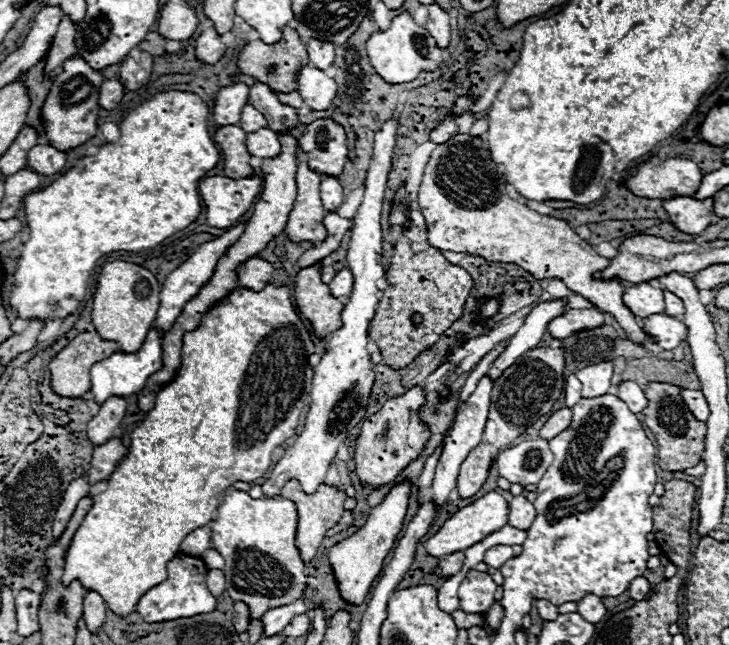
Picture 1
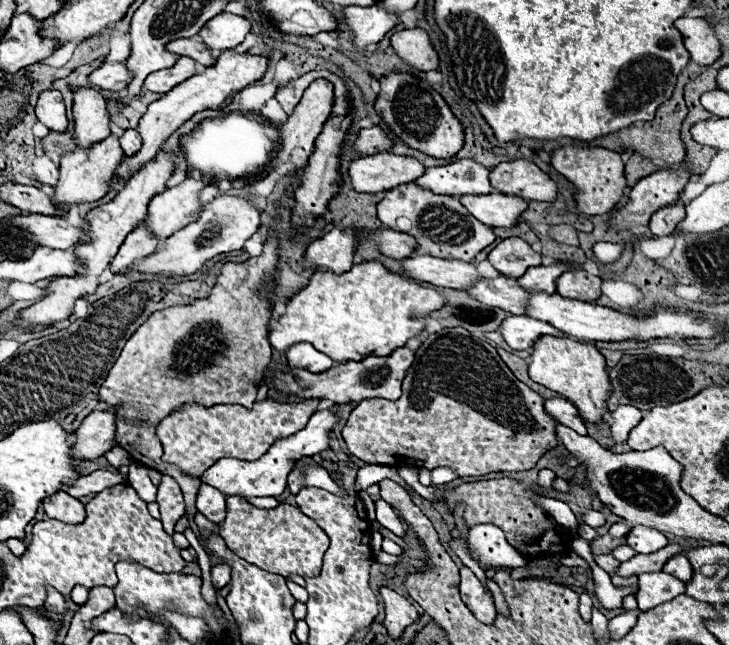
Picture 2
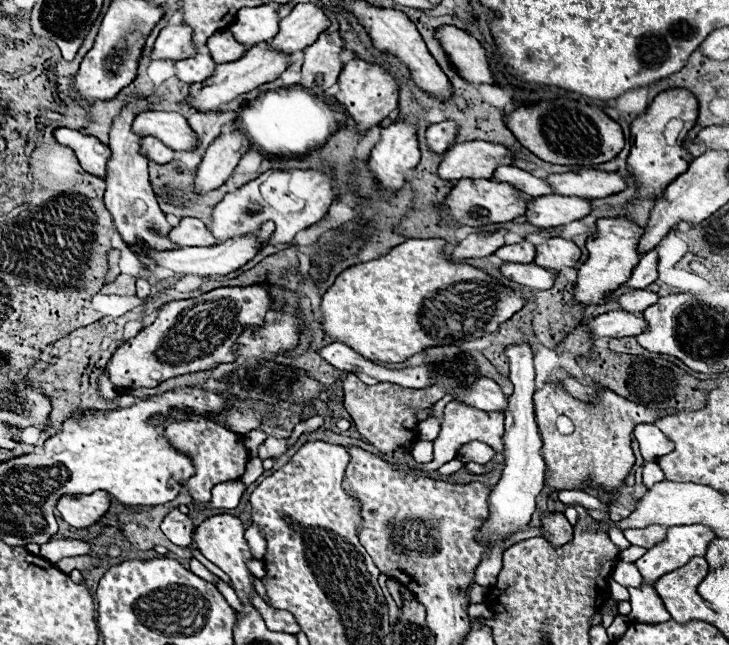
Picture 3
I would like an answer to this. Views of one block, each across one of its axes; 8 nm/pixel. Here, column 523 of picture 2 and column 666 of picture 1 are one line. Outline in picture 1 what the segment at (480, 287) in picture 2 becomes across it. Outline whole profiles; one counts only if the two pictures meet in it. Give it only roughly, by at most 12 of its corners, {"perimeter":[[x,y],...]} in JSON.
{"perimeter":[[664,290],[664,314],[684,314],[684,304]]}

